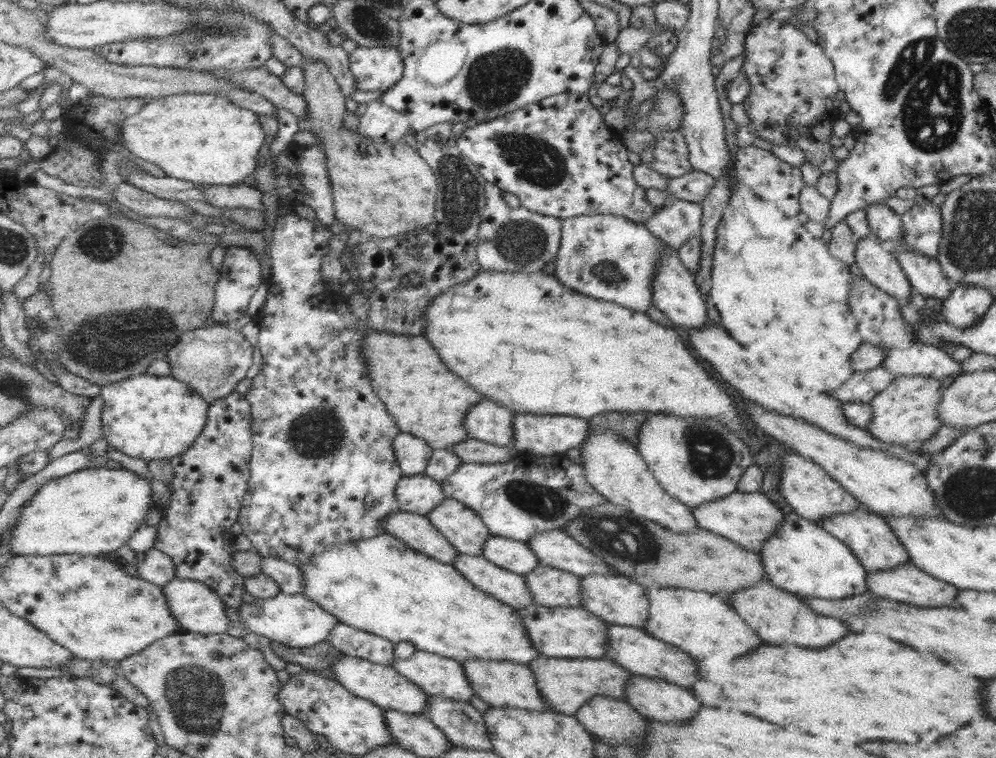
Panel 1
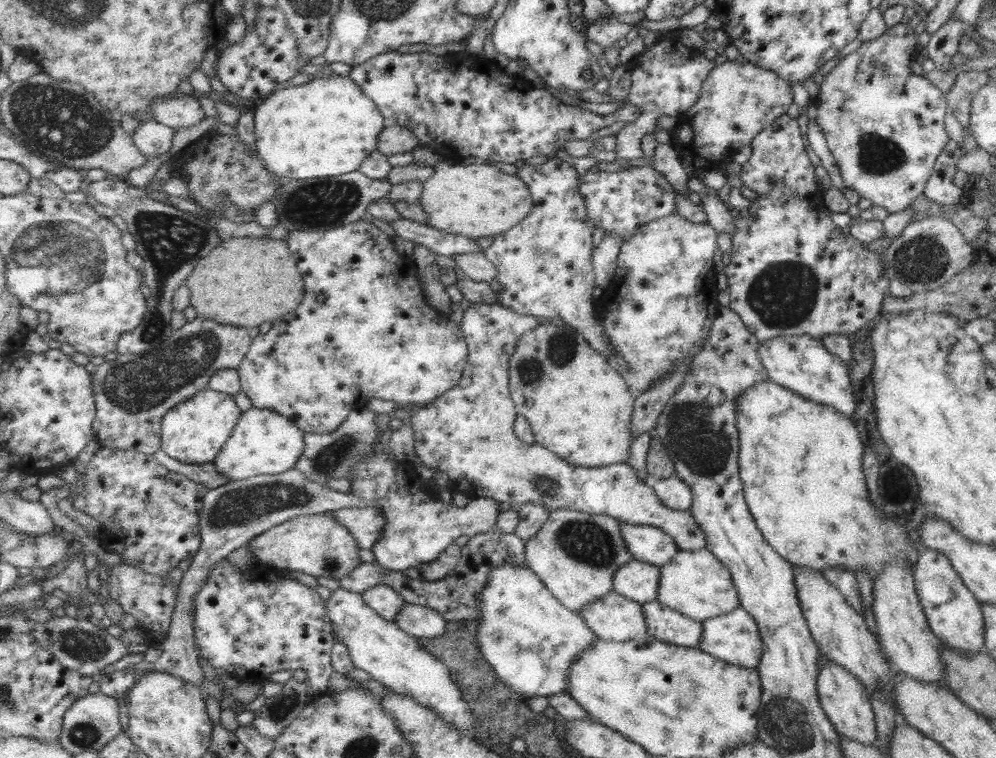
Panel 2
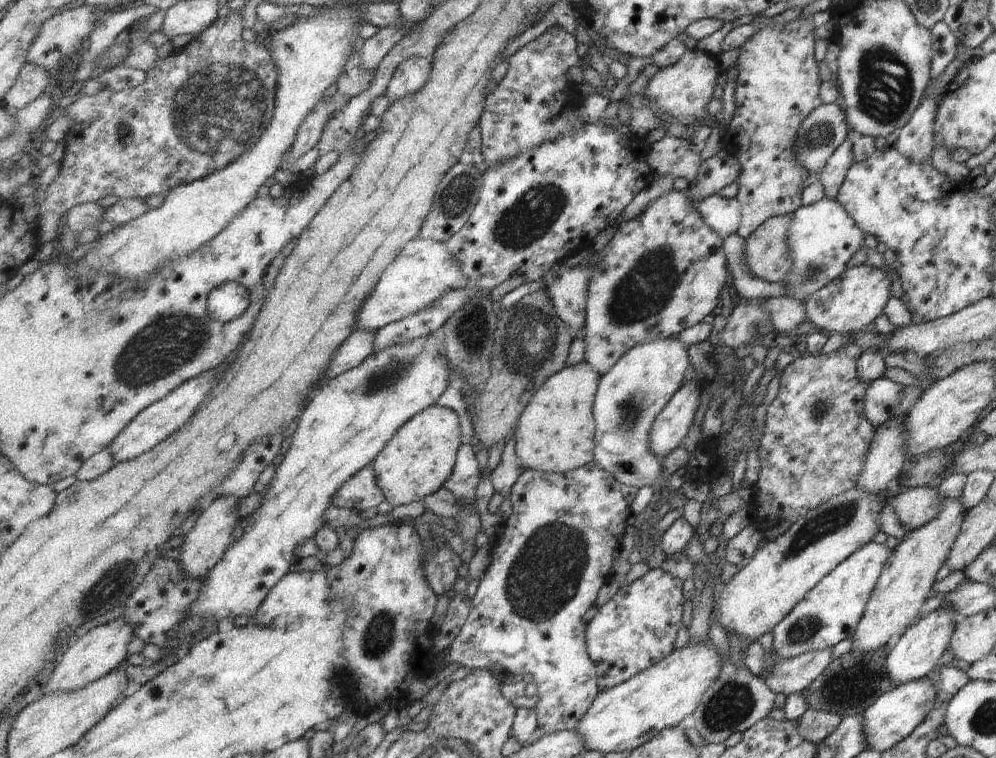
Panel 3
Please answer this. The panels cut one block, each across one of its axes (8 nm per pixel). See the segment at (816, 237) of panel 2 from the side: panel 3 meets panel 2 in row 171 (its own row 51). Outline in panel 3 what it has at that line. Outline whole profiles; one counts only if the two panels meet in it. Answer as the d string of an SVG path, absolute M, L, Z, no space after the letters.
M798 16L794 20L789 20L785 24L769 24L768 26L763 26L760 30L757 30L749 40L744 42L740 46L740 52L736 59L737 75L734 86L734 110L732 113L732 118L729 120L728 125L725 127L724 133L722 133L723 139L720 148L724 149L726 152L731 153L735 156L735 160L739 162L739 174L735 178L735 186L737 186L738 191L735 195L735 200L740 203L741 206L741 226L737 228L737 234L742 238L747 238L750 234L753 234L753 230L757 230L765 220L769 218L783 216L786 214L791 214L795 212L797 208L801 206L800 196L803 191L802 182L807 178L805 170L795 162L793 158L793 150L791 150L791 144L793 144L793 138L795 138L795 132L799 128L799 124L803 122L804 118L807 118L811 114L812 110L815 110L822 102L818 97L818 88L820 87L820 81L817 76L817 65L813 57L813 42L814 42L814 30L813 30L813 18L810 16Z

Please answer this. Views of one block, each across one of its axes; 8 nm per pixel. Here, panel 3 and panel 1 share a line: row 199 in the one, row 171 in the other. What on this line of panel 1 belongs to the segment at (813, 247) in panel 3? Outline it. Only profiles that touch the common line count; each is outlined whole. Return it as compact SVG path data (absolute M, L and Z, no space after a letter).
M765 18L744 36L742 76L749 82L749 94L743 107L749 115L748 128L754 136L769 141L773 146L797 147L804 153L804 161L819 168L821 173L835 171L837 159L833 157L828 137L831 126L838 118L835 101L837 84L829 57L818 44L813 44L803 32L796 30L786 21Z

